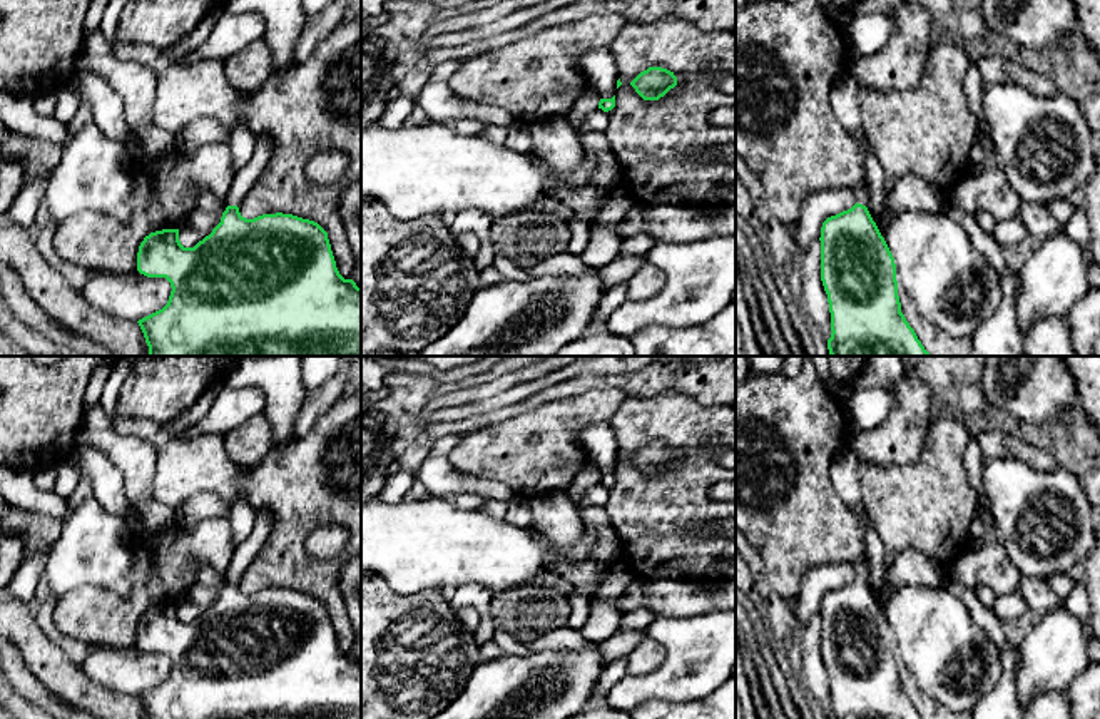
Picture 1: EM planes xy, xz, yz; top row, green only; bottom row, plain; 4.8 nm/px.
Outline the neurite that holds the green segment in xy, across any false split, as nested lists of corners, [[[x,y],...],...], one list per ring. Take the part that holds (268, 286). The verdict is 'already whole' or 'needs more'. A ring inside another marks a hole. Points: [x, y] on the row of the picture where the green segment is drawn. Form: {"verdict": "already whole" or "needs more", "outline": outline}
{"verdict": "needs more", "outline": [[[257,135],[251,161],[236,172],[221,222],[194,247],[184,247],[179,229],[162,229],[144,237],[137,271],[171,283],[167,304],[139,319],[149,356],[361,356],[361,288],[344,279],[328,232],[314,221],[293,214],[262,214],[246,219],[239,206],[269,164],[274,149],[267,135]]]}

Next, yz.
{"verdict": "needs more", "outline": [[[869,186],[854,191],[856,204],[821,227],[821,281],[831,313],[831,356],[929,356],[901,313],[894,258],[868,211]]]}

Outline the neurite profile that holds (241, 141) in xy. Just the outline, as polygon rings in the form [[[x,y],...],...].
[[[242,115],[234,120],[234,127],[229,130],[227,139],[234,171],[241,171],[252,157],[256,135],[249,130]]]

